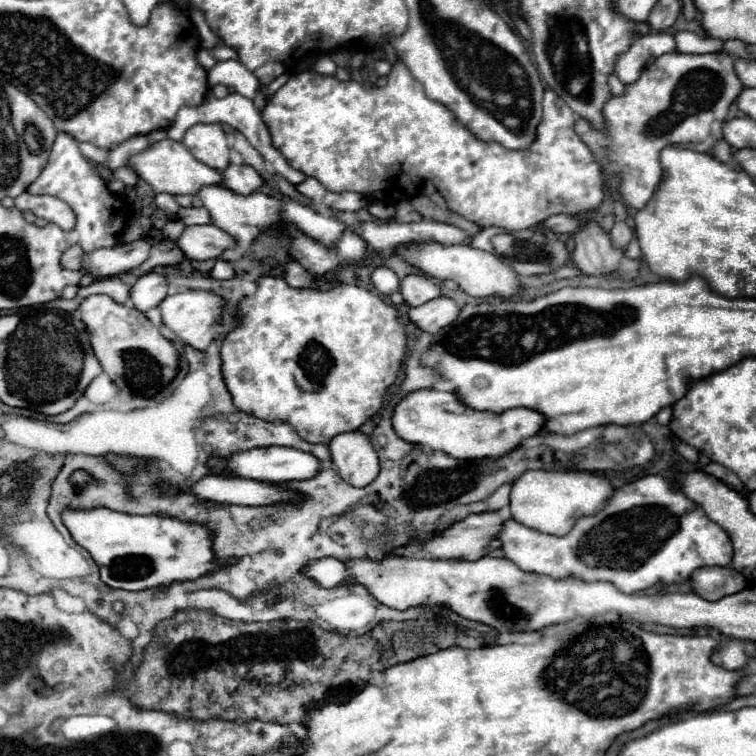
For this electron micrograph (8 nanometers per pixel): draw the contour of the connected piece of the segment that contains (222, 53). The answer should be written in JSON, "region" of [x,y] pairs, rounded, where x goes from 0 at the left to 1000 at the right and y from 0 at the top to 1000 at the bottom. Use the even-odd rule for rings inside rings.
{"region":[[[290,60],[290,62],[279,65],[279,70],[282,70],[282,75],[284,75],[287,81],[298,81],[298,78],[313,78],[313,75],[316,75],[316,70],[313,70],[311,65],[298,62],[298,60]]]}

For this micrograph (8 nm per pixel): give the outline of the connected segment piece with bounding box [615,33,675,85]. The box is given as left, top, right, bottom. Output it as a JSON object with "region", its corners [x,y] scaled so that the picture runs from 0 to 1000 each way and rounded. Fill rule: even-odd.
{"region":[[[856,44],[851,49],[843,49],[835,65],[816,78],[813,99],[827,112],[832,112],[848,102],[853,89],[888,67],[893,67],[893,54],[885,44]]]}

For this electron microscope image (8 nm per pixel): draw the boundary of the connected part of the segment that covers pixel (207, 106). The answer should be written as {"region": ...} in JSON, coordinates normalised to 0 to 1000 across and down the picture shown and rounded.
{"region":[[[276,120],[274,128],[271,128],[271,134],[269,134],[263,142],[242,142],[242,144],[234,149],[234,157],[231,157],[229,165],[221,171],[221,181],[229,184],[229,187],[239,187],[242,179],[245,179],[245,173],[247,173],[250,168],[261,165],[261,163],[290,163],[290,165],[303,165],[303,168],[313,171],[313,173],[321,176],[321,179],[327,181],[327,187],[351,208],[351,213],[358,218],[361,229],[369,229],[372,234],[377,234],[377,237],[380,237],[382,242],[388,242],[388,245],[396,245],[396,242],[403,237],[403,231],[401,231],[401,229],[393,229],[393,226],[380,216],[380,210],[372,205],[372,200],[361,194],[356,171],[351,168],[351,163],[348,163],[348,157],[345,157],[345,144],[337,142],[335,131],[327,131],[327,128],[316,126],[316,123],[303,123],[300,128],[287,131],[287,128],[282,128],[282,123]]]}

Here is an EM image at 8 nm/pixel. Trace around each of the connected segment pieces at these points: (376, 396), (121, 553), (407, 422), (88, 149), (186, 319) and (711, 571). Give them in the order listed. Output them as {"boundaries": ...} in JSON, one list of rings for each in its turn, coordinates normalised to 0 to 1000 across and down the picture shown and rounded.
{"boundaries":[[[[343,366],[340,377],[343,377],[340,388],[332,393],[324,393],[316,401],[319,430],[298,446],[295,459],[292,459],[295,499],[298,499],[303,520],[308,522],[308,533],[313,536],[313,541],[332,546],[348,557],[380,557],[409,586],[430,586],[433,589],[446,573],[475,567],[488,552],[493,552],[501,544],[501,536],[507,536],[509,520],[525,504],[530,480],[538,467],[538,438],[528,422],[525,409],[520,403],[507,401],[507,396],[493,385],[470,380],[470,377],[456,377],[456,374],[435,382],[435,385],[417,385],[417,382],[388,382],[380,377],[380,372],[374,366]]],[[[86,673],[83,692],[97,713],[112,724],[134,750],[134,766],[149,779],[187,782],[197,776],[226,774],[229,769],[261,766],[282,753],[279,716],[266,694],[239,692],[210,681],[168,681],[147,673]]],[[[557,515],[541,520],[528,530],[520,549],[520,565],[530,581],[594,599],[597,604],[604,604],[610,610],[660,607],[689,591],[692,583],[710,578],[718,570],[721,560],[721,549],[705,541],[671,541],[665,546],[631,544],[618,538],[604,520],[581,515]]],[[[107,189],[104,194],[107,194],[107,202],[110,202],[118,213],[123,213],[123,216],[144,224],[144,216],[142,216],[142,205],[144,205],[144,202],[142,202],[139,197],[131,197],[131,194],[120,192],[120,189]]],[[[250,382],[250,385],[218,393],[213,398],[210,409],[213,409],[213,417],[216,417],[216,430],[221,435],[226,435],[234,446],[239,446],[255,462],[271,464],[276,459],[276,454],[284,448],[282,433],[284,433],[284,427],[292,419],[295,403],[298,403],[298,396],[292,390],[287,390],[287,388],[282,388],[282,385],[258,385],[258,382]]],[[[927,750],[917,758],[914,774],[925,790],[948,795],[985,779],[988,769],[967,750]]]]}

